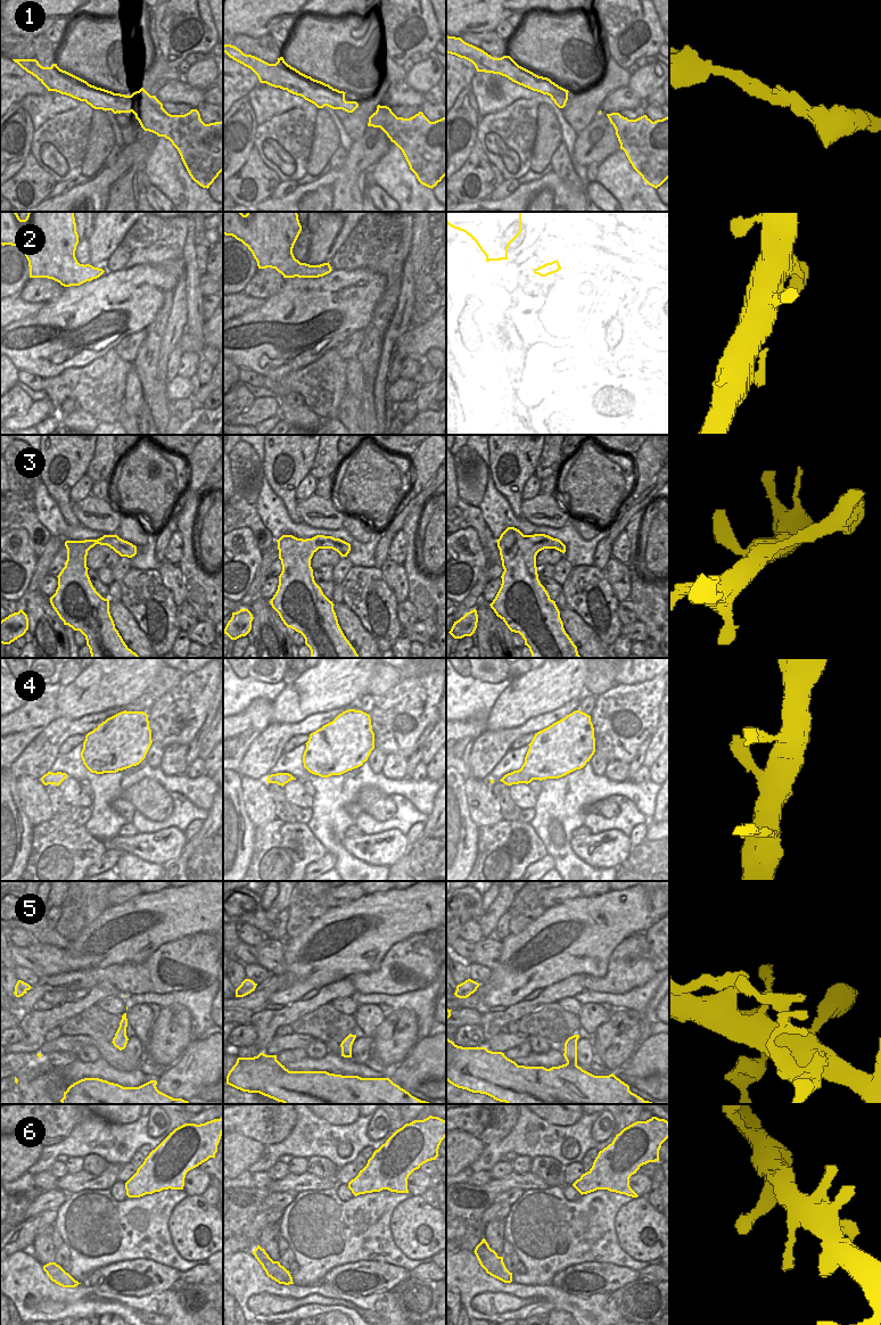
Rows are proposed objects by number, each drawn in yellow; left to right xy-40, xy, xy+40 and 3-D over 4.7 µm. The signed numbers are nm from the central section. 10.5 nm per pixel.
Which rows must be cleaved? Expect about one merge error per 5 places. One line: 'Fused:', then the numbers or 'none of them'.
Fused: none of them.

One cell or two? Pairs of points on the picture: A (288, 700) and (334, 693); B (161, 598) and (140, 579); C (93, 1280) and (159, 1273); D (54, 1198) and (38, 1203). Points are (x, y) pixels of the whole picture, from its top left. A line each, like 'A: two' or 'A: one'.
A: one
B: one
C: one
D: one

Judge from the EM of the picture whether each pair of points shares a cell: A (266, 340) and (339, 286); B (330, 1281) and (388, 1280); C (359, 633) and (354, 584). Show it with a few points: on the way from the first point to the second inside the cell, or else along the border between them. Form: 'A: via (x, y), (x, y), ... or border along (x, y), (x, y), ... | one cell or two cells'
A: via (282, 322), (303, 321), (320, 305) | one cell
B: via (345, 1270), (347, 1268), (356, 1268), (373, 1273) | one cell
C: border along (343, 602), (373, 640) | two cells

